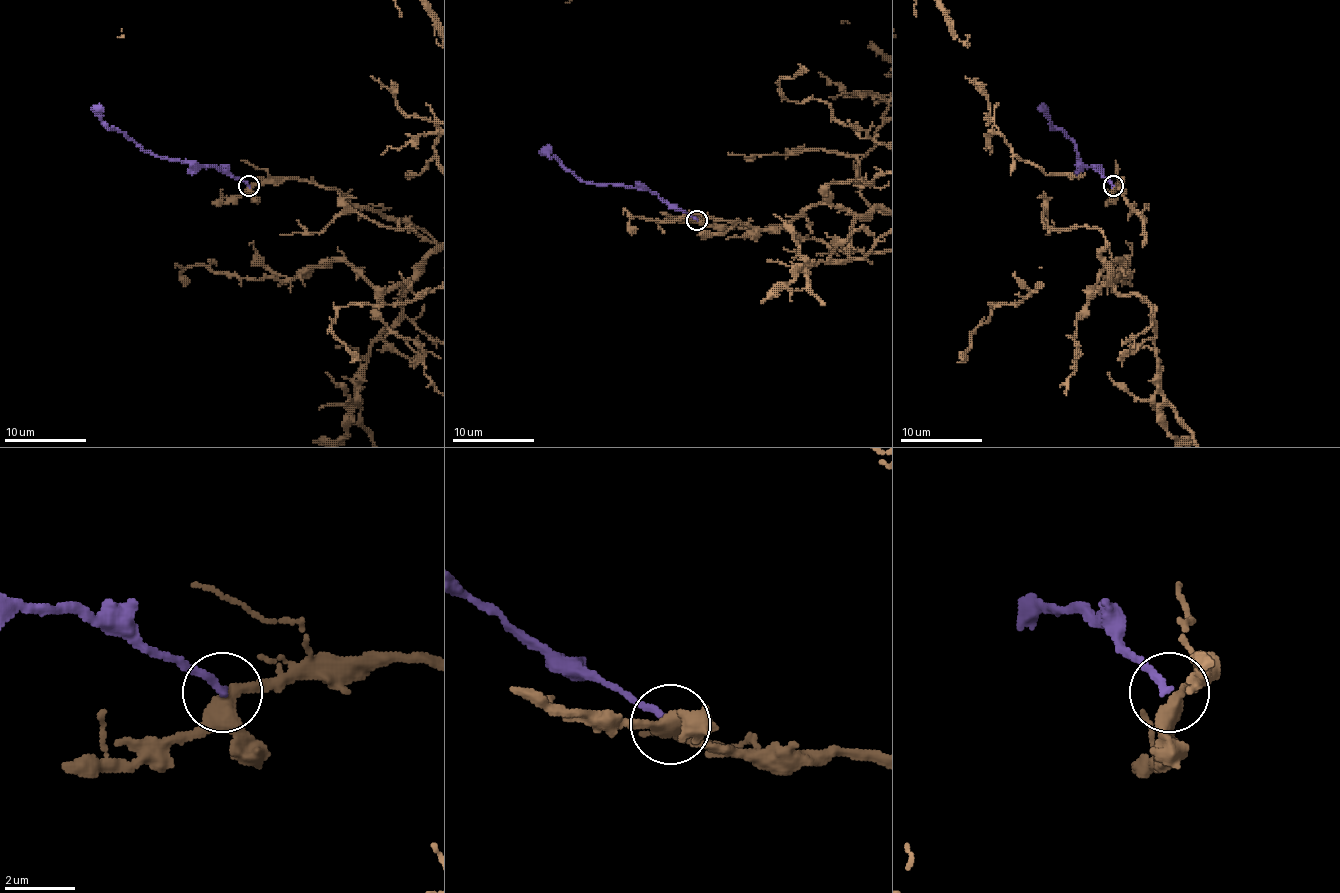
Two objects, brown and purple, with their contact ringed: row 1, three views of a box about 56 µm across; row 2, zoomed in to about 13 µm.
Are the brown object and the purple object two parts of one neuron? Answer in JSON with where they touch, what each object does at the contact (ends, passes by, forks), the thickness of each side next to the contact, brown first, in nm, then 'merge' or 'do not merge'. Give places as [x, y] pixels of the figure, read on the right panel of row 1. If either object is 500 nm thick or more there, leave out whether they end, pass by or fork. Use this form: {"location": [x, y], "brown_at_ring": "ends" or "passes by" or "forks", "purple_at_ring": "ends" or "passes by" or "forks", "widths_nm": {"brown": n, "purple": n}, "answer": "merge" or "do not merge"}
{"location": [1113, 186], "brown_at_ring": "forks", "purple_at_ring": "ends", "widths_nm": {"brown": 360, "purple": 200}, "answer": "do not merge"}

